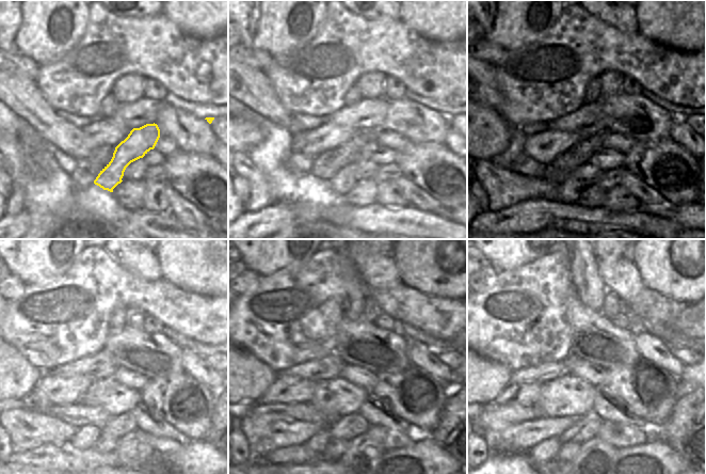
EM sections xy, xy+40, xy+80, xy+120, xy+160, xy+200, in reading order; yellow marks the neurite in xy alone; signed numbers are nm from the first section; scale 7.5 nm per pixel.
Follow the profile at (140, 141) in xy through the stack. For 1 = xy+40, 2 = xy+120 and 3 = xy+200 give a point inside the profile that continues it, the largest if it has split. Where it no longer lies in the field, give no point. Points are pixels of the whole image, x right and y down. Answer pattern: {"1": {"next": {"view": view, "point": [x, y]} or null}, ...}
{"1": {"next": {"view": "xy+40", "point": [348, 176]}}, "2": {"next": {"view": "xy+120", "point": [85, 437]}}, "3": {"next": {"view": "xy+200", "point": [546, 451]}}}

